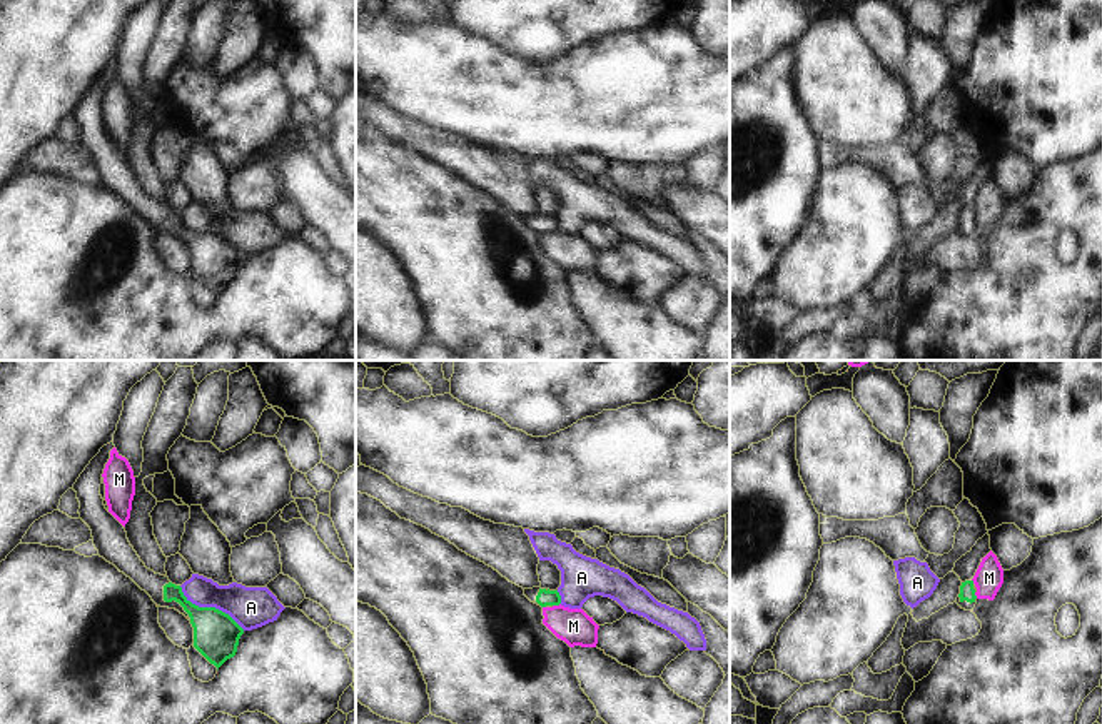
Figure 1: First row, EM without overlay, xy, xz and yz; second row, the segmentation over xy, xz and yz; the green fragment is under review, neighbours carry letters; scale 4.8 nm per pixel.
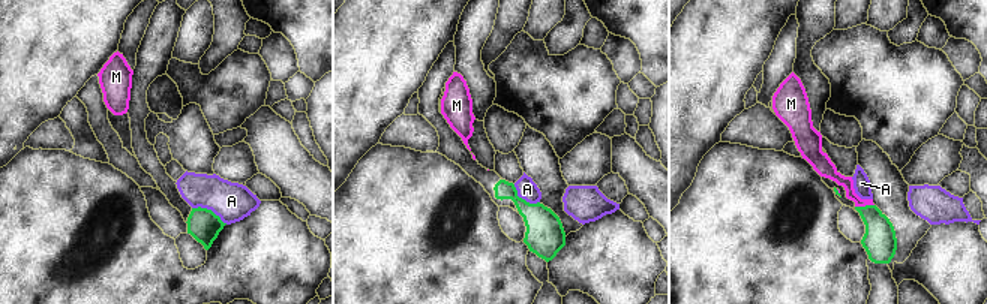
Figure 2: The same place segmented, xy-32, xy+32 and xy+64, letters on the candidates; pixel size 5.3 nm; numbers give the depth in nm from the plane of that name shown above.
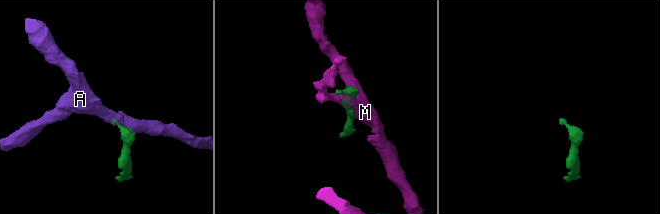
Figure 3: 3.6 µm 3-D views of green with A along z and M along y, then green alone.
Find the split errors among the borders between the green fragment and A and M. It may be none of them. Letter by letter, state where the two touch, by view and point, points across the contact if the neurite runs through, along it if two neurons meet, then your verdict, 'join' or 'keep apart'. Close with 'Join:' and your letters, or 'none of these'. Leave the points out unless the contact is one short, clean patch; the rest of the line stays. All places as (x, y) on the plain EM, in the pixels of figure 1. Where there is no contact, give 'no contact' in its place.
A: contact xy (211, 234); border xy (179, 212), (192, 229), (214, 232), (227, 239), (244, 256); keep apart
M: contact xz (556, 231); keep apart
Join: none of these

